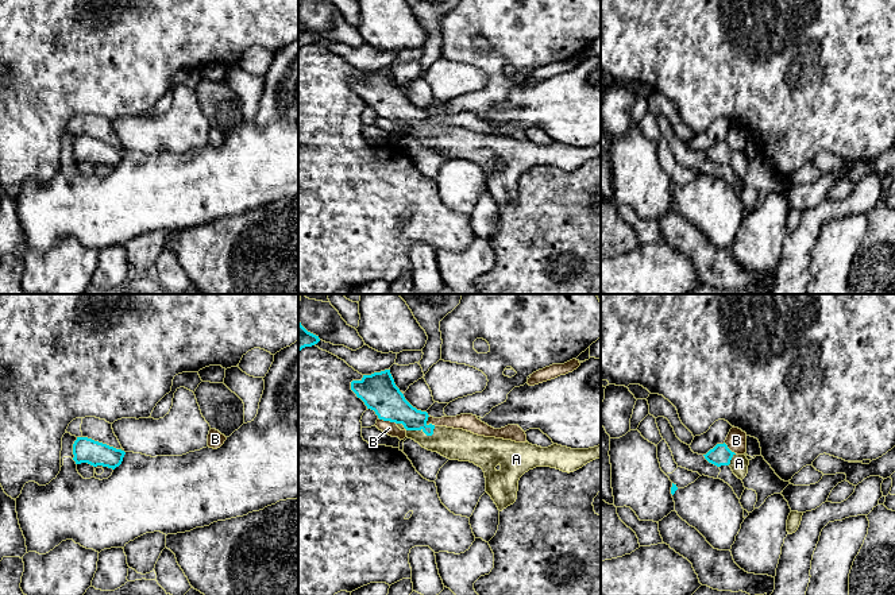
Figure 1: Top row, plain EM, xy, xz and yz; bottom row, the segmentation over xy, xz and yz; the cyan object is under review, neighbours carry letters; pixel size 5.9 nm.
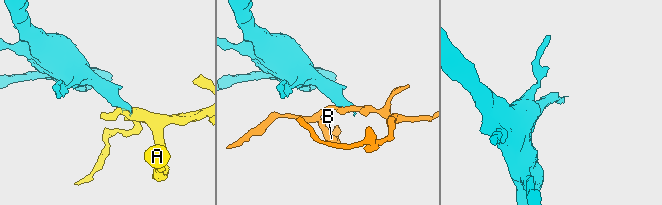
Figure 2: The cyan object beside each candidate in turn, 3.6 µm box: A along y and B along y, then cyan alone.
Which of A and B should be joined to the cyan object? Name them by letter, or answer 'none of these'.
A

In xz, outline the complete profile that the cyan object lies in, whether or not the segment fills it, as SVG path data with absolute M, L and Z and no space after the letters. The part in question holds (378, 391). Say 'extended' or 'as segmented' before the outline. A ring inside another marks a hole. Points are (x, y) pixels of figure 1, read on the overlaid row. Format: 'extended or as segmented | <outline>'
extended | M390 370L363 375L360 380L351 382L351 390L360 398L367 409L375 412L379 420L396 422L406 437L418 443L423 448L437 452L450 460L470 461L481 467L486 478L486 492L491 497L498 510L502 511L517 499L520 478L536 467L551 467L563 472L574 472L587 463L601 459L601 445L589 449L571 449L553 444L541 448L526 443L478 436L463 429L435 426L427 424L428 413L413 407L396 386Z

